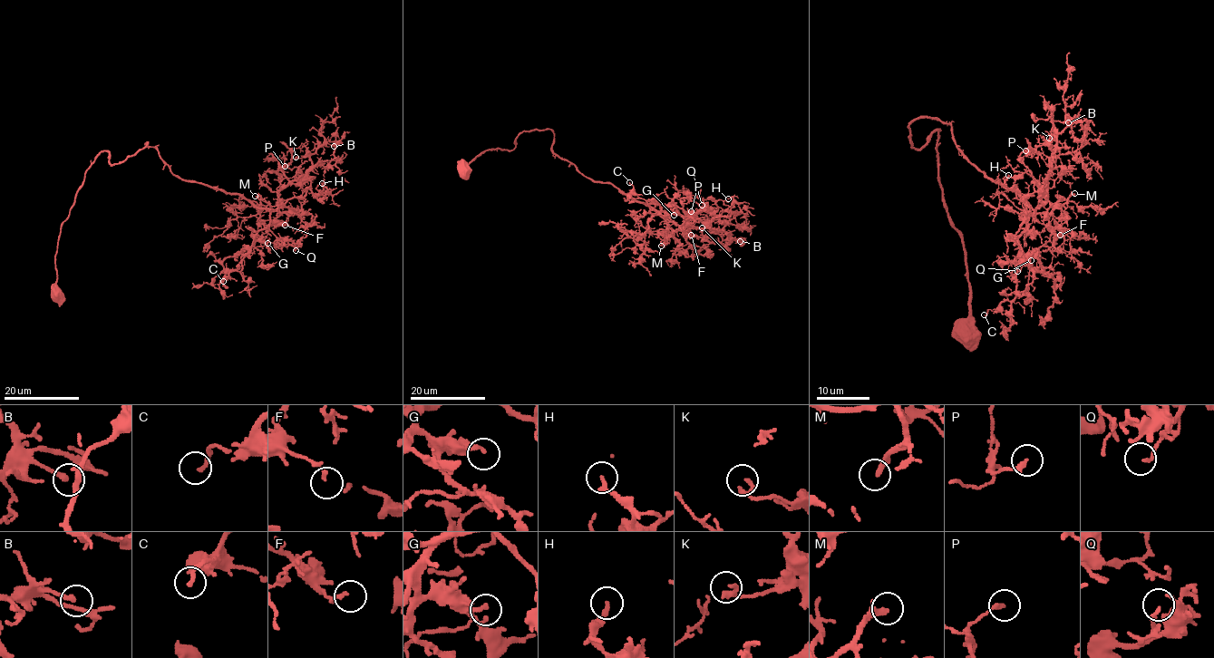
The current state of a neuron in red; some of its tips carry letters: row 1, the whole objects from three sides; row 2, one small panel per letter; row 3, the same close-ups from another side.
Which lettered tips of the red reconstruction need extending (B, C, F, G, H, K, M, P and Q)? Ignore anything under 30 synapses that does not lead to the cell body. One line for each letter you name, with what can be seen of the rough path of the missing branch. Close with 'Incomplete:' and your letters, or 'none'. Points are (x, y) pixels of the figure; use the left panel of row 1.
M: missing branch runs (255, 196), (242, 179), (249, 169), (255, 168)
Incomplete: M

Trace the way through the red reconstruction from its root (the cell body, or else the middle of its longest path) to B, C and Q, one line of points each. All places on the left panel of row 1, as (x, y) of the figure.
B: (57, 295), (60, 225), (101, 151), (121, 163), (147, 142), (179, 178), (277, 209), (310, 156), (334, 146)
C: (57, 295), (60, 225), (86, 169), (146, 142), (179, 178), (270, 211), (223, 281)
Q: (57, 295), (60, 225), (86, 169), (146, 142), (179, 178), (267, 207), (296, 250)

